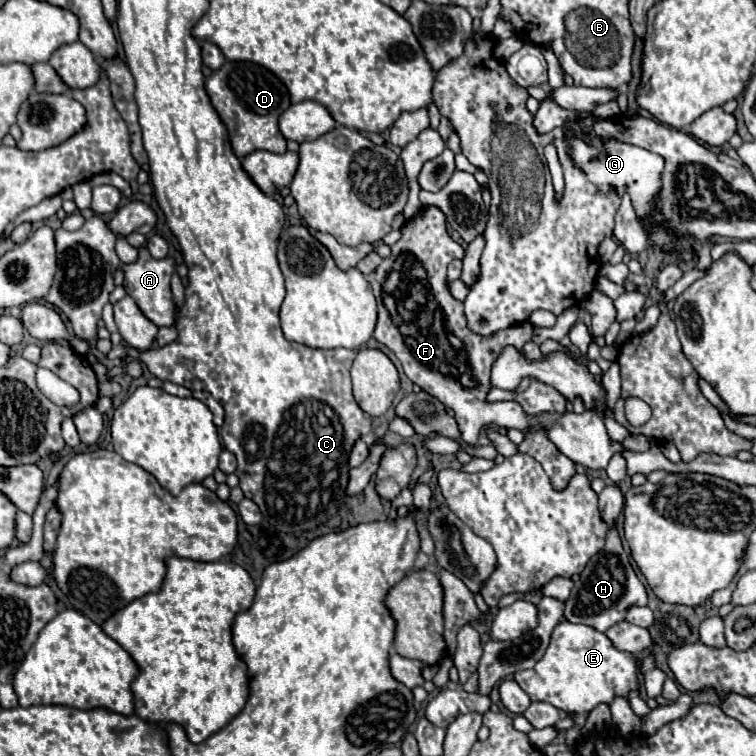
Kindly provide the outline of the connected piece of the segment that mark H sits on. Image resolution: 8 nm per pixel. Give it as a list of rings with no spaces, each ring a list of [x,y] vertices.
[[[612,528],[606,536],[604,548],[586,564],[570,598],[564,602],[564,618],[574,624],[586,624],[598,632],[606,632],[610,626],[624,620],[626,610],[634,604],[636,606],[648,604],[646,588],[638,580],[638,576],[630,564],[630,556],[622,548],[616,528]]]

